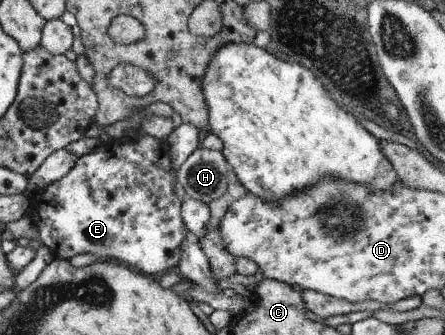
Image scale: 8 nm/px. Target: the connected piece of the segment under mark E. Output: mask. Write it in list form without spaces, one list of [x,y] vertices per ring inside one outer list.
[[[138,131],[131,137],[101,143],[87,154],[77,157],[72,169],[64,177],[50,183],[43,191],[40,191],[40,195],[36,193],[36,204],[33,203],[33,205],[36,206],[36,215],[38,215],[38,223],[36,223],[38,239],[43,245],[46,245],[54,258],[63,259],[67,262],[75,255],[89,253],[96,257],[98,261],[114,260],[120,262],[126,268],[149,276],[158,272],[164,274],[169,268],[176,267],[180,259],[180,245],[184,243],[187,228],[182,221],[182,217],[180,217],[181,200],[172,193],[172,185],[176,185],[177,179],[175,178],[174,169],[172,169],[172,157],[168,155],[167,149],[166,140],[159,140],[152,137],[152,135],[146,135],[146,133]]]

